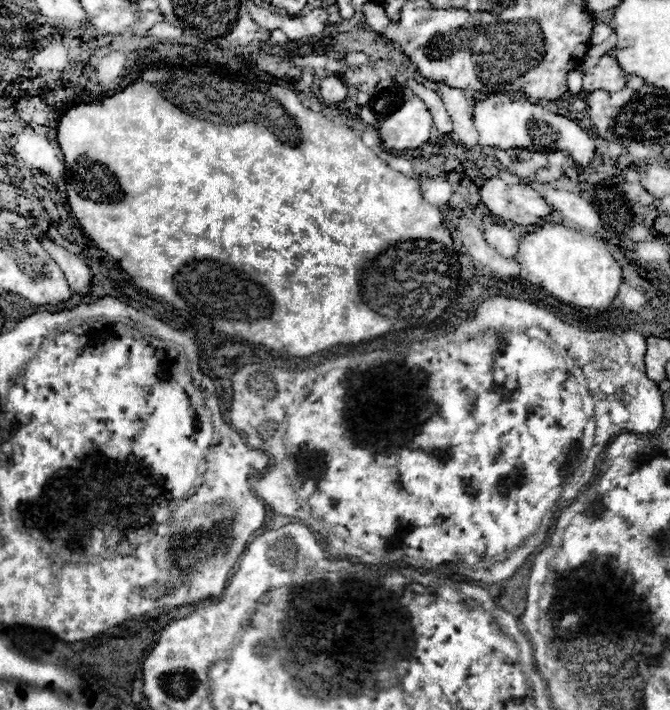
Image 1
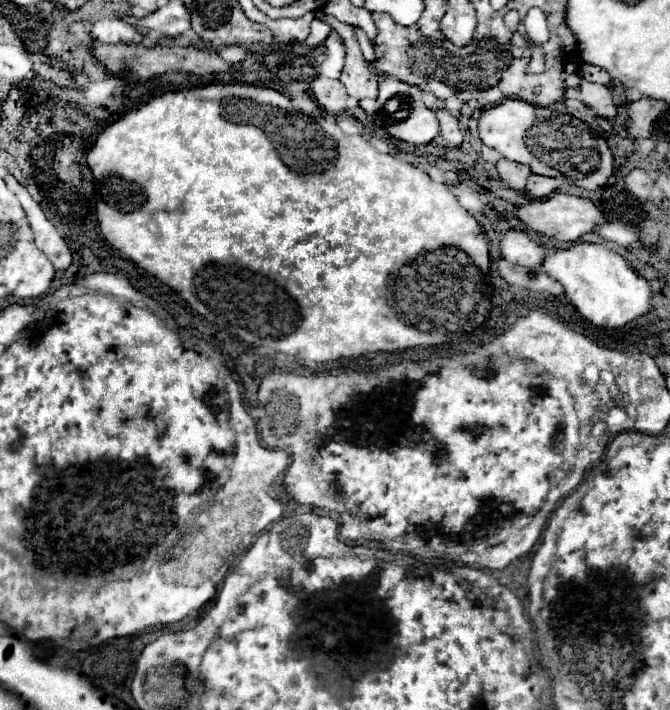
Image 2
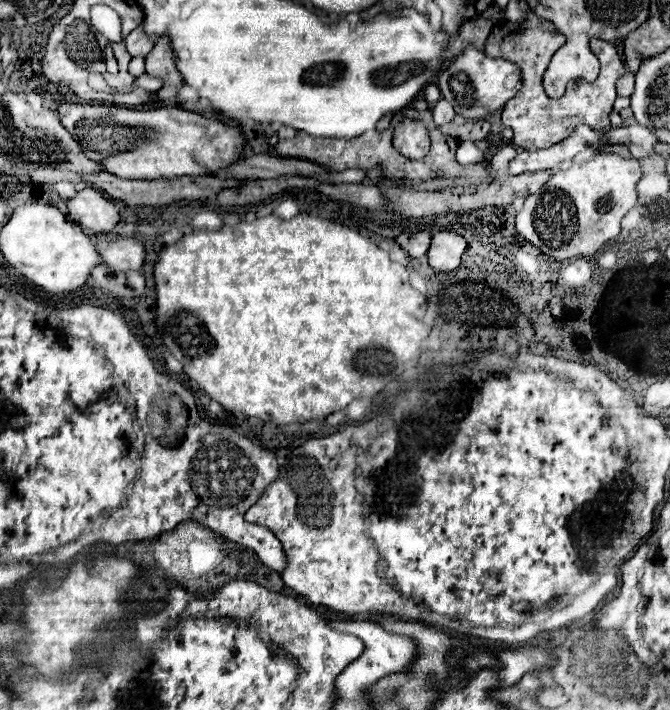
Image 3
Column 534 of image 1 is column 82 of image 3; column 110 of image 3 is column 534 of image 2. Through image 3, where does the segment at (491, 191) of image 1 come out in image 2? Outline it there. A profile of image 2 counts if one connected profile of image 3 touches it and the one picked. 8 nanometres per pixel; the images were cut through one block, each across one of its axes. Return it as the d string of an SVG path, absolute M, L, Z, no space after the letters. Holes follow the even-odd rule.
M552 194L546 200L532 200L530 204L522 206L518 210L518 218L530 228L536 230L544 236L552 236L560 242L576 242L578 238L582 238L584 234L590 234L598 228L598 224L606 222L608 218L586 198L578 198L578 196L568 196L568 194Z

